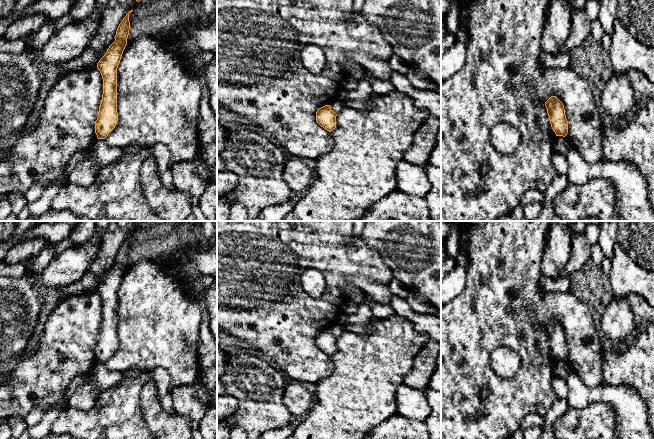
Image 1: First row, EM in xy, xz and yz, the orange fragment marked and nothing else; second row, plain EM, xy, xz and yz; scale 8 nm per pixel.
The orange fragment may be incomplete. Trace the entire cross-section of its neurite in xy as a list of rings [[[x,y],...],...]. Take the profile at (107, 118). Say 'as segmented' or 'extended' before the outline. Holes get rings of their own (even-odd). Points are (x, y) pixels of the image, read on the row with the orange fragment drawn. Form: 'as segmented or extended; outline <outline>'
as segmented; outline [[[133,10],[129,11],[119,24],[115,41],[109,46],[105,55],[97,63],[97,68],[100,71],[103,79],[103,94],[102,100],[99,106],[99,112],[97,120],[95,121],[95,133],[98,139],[105,139],[108,134],[115,128],[118,121],[117,113],[117,68],[120,63],[123,51],[127,45],[127,38],[130,30],[129,14]]]

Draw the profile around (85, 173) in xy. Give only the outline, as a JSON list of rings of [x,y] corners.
[[[96,139],[92,150],[93,153],[71,171],[68,183],[82,187],[94,184],[100,170],[110,164],[115,164],[122,154],[120,148],[109,146],[104,139]]]

